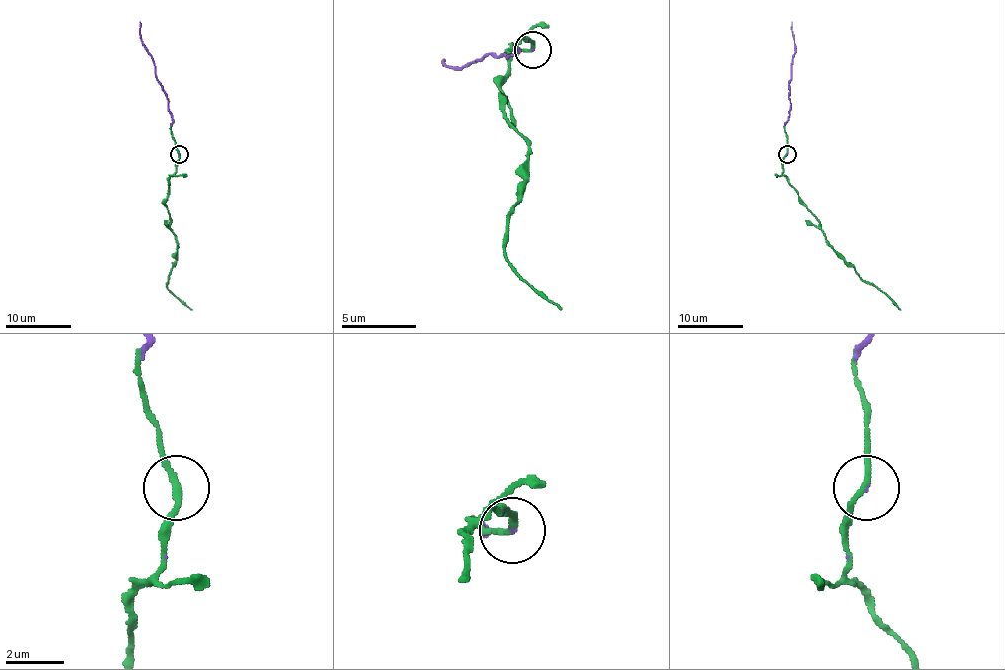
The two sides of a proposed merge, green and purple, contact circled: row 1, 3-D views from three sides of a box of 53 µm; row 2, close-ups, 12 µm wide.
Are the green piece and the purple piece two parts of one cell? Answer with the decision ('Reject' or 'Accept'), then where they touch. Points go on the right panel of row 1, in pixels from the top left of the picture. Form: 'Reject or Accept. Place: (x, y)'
Accept. Place: (787, 154)

